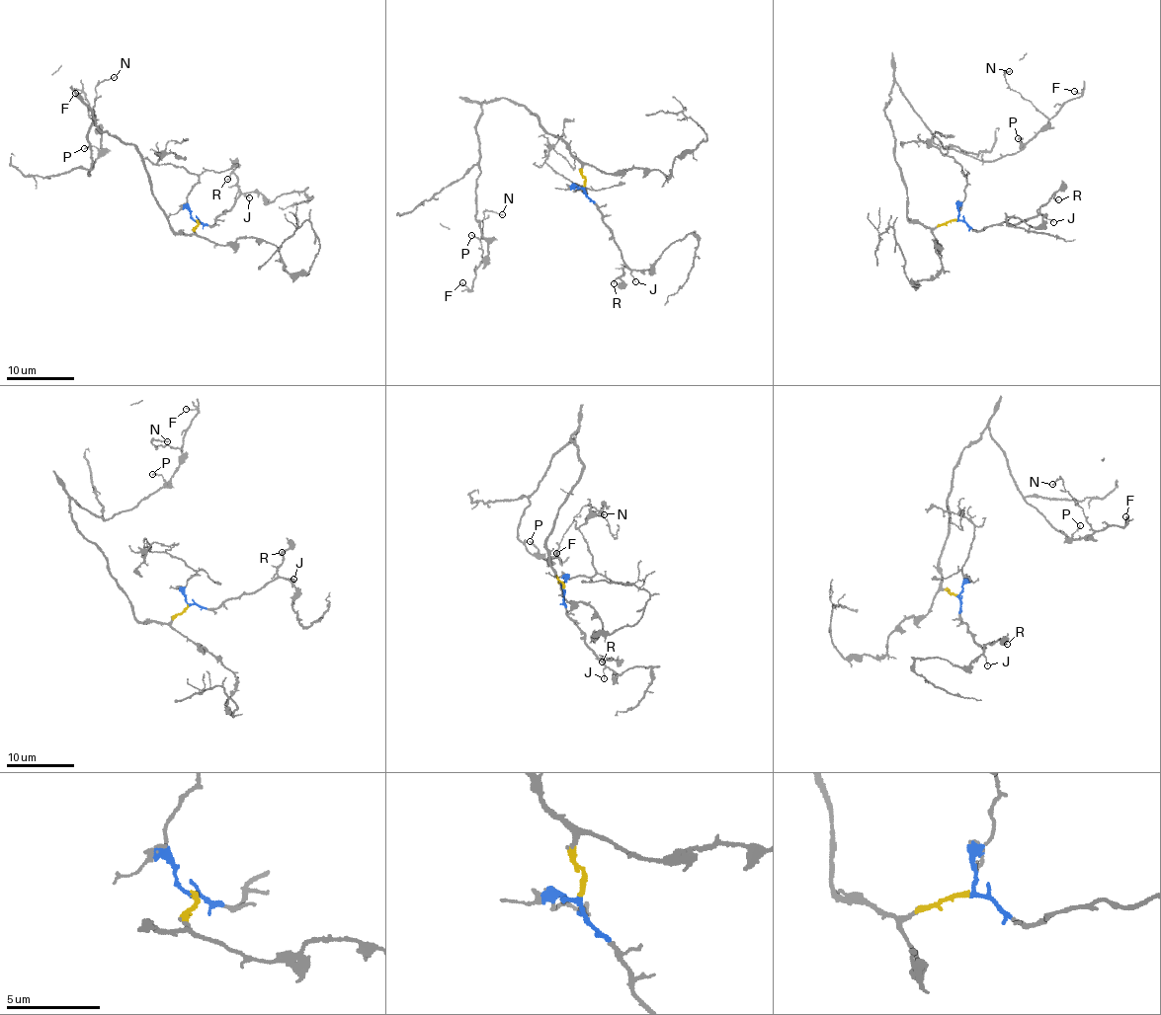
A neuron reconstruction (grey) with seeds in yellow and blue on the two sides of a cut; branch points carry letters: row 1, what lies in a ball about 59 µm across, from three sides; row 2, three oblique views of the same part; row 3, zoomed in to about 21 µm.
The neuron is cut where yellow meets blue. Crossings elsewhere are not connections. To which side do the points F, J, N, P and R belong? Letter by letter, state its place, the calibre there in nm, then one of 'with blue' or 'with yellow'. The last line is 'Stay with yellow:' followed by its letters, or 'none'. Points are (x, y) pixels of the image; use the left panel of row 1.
F: place (75, 93); calibre 130 nm; with yellow
J: place (249, 197); calibre 80 nm; with blue
N: place (114, 77); calibre 110 nm; with yellow
P: place (84, 148); calibre 140 nm; with yellow
R: place (227, 179); calibre 130 nm; with blue
Stay with yellow: F, N, P

